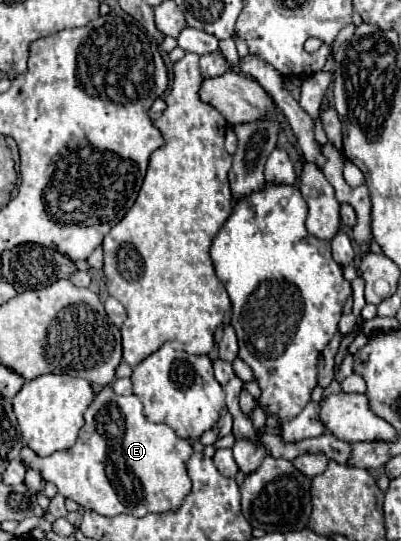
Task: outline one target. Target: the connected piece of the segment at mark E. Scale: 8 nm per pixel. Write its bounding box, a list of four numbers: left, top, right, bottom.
[22,385,194,517]

